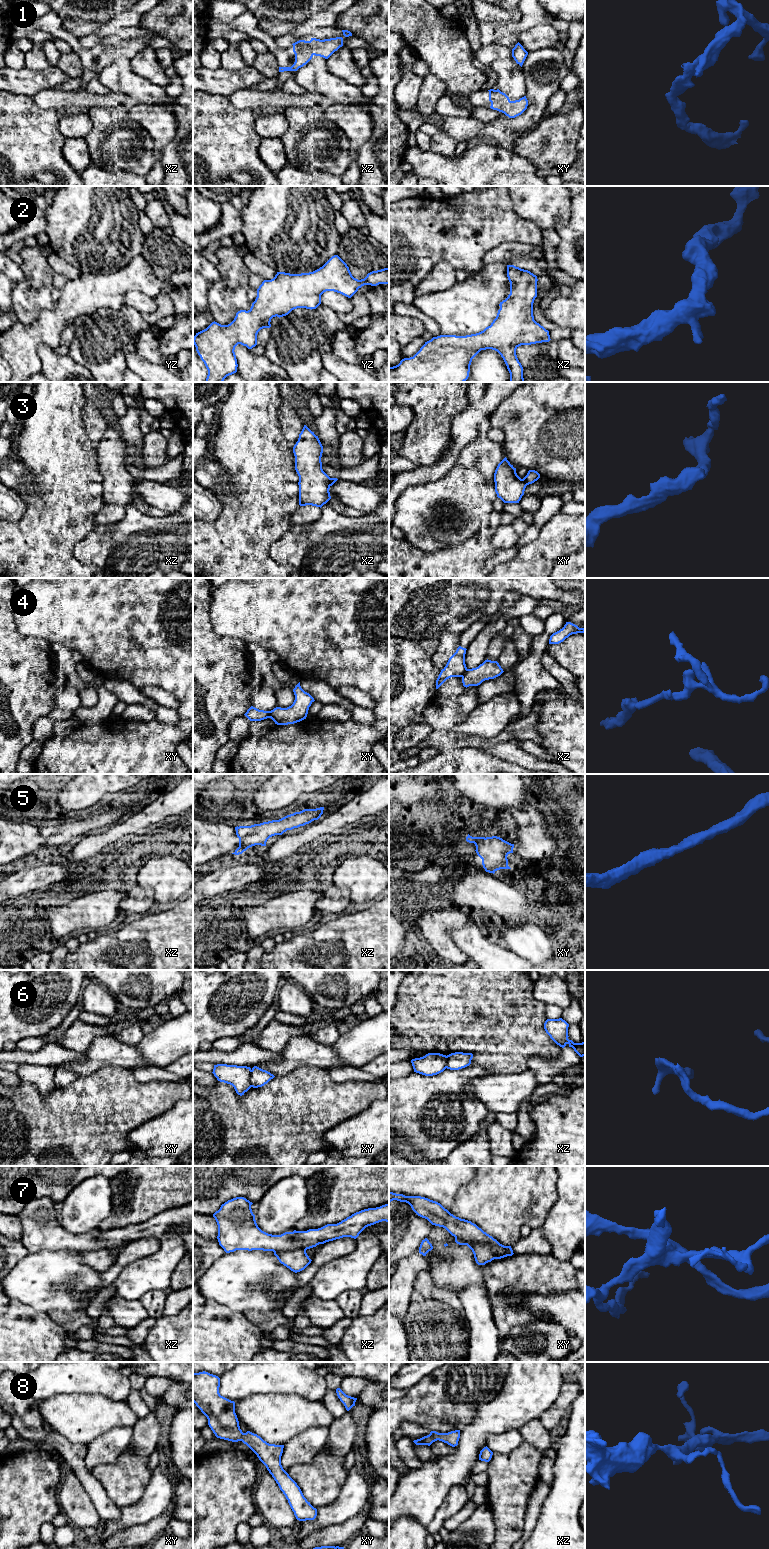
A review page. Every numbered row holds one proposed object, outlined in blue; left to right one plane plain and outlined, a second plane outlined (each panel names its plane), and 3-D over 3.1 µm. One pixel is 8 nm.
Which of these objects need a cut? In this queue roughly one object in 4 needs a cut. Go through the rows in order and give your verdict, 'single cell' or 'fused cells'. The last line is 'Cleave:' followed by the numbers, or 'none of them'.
1: single cell
2: single cell
3: fused cells
4: fused cells
5: single cell
6: fused cells
7: fused cells
8: single cell
Cleave: 3, 4, 6, 7

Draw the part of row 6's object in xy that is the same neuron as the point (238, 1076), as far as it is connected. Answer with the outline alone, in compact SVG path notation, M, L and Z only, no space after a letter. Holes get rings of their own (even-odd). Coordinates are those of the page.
M217 1064L214 1065L213 1072L218 1081L230 1084L236 1093L244 1095L251 1088L250 1076L251 1068L247 1066Z

